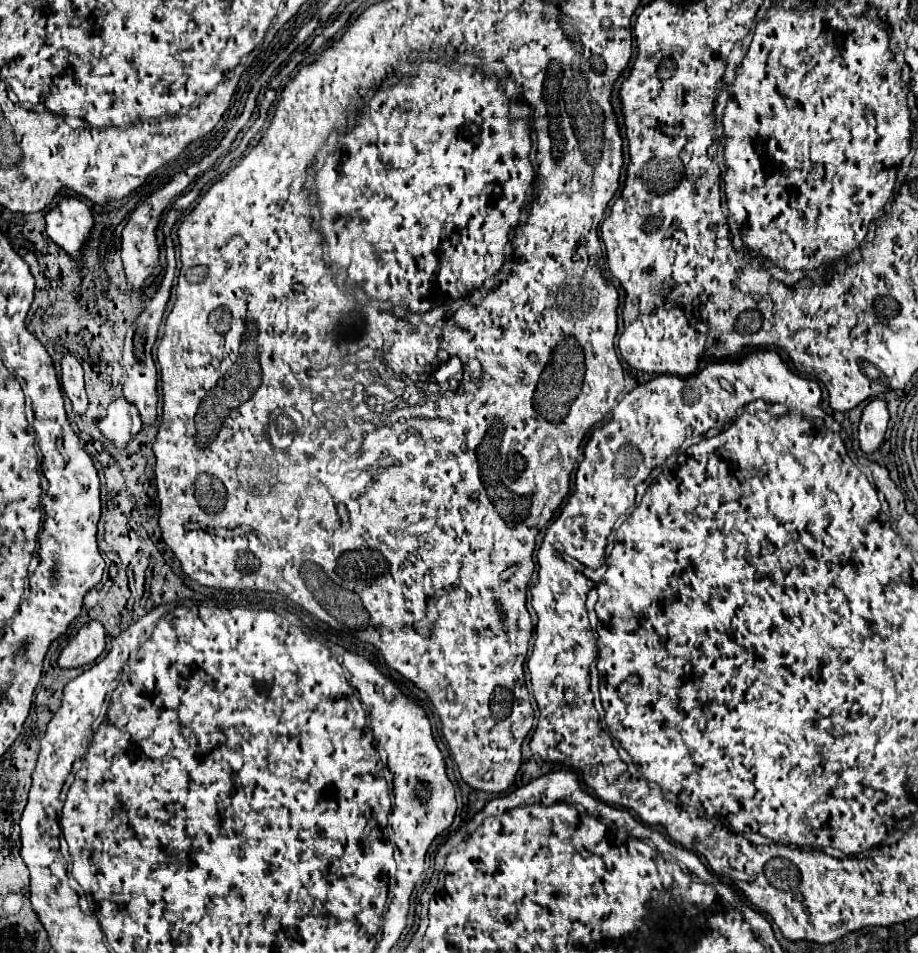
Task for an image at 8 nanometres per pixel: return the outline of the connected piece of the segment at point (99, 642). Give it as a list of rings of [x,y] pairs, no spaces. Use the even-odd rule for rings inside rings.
[[[96,620],[84,624],[80,632],[68,642],[68,646],[60,652],[58,666],[60,668],[78,668],[92,664],[106,648],[104,626]]]

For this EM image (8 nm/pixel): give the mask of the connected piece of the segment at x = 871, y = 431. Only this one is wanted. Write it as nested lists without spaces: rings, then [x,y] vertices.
[[[874,398],[864,410],[862,410],[862,420],[860,420],[860,448],[862,452],[870,454],[874,450],[880,448],[884,434],[886,434],[886,426],[888,426],[888,408],[886,402],[882,398]]]

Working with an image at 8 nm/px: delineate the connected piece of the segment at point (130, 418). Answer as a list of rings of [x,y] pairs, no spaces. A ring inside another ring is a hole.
[[[124,396],[112,400],[108,406],[108,416],[100,420],[98,428],[114,446],[126,446],[132,436],[142,430],[142,420],[138,416],[138,408],[130,404]]]

